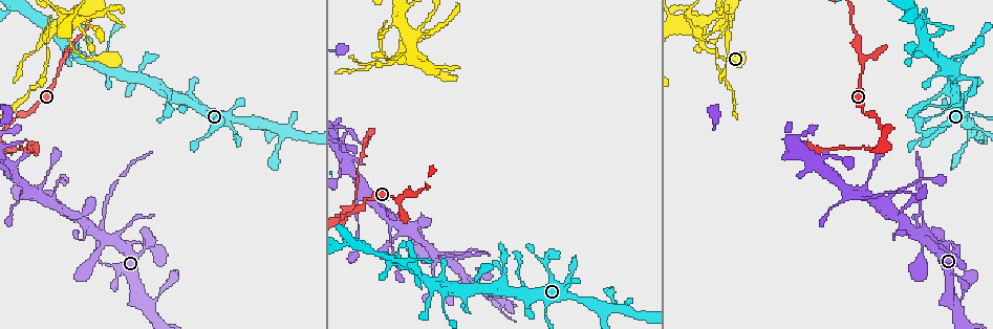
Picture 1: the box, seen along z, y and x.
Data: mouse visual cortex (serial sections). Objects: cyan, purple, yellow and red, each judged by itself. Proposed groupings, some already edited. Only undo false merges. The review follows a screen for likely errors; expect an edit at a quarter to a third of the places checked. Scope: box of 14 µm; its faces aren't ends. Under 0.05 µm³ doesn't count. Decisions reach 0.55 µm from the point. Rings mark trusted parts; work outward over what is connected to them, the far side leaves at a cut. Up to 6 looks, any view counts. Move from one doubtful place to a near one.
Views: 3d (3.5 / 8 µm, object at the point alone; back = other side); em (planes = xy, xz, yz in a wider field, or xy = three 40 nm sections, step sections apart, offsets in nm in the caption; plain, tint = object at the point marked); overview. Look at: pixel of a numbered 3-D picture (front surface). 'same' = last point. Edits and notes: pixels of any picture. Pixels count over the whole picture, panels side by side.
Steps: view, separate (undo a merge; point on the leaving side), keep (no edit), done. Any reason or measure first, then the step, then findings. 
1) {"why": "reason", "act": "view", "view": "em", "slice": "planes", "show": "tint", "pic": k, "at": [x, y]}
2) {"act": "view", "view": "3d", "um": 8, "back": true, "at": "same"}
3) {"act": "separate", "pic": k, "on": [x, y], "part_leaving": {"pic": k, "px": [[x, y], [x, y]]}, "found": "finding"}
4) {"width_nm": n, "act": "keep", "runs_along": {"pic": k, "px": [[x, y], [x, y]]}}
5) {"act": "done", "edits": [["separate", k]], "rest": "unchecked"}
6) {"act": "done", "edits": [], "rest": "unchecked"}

{"why": "calibre changes", "act": "view", "view": "3d", "um": 3.5, "pic": 1, "at": [423, 25]}

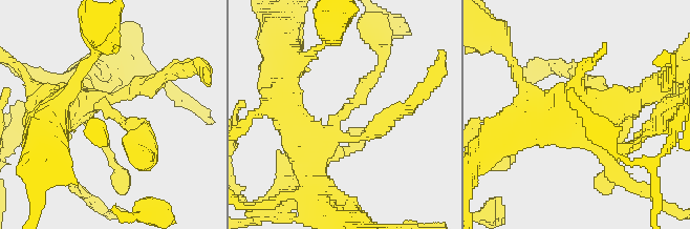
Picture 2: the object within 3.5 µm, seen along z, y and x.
{"arm_widths_nm": [150, 500], "why": "now the EM", "act": "view", "view": "em", "slice": "planes", "show": "tint", "pic": 2, "at": [344, 110]}

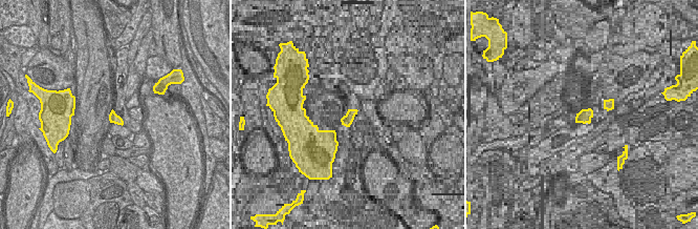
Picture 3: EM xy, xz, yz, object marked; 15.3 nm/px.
{"act": "keep", "runs_along": {"pic": 2, "px": [[300, 133], [309, 147], [332, 128], [381, 58]]}, "found": "all the same cell"}

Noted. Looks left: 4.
{"act": "view", "view": "3d", "um": 3.5, "back": true, "pic": 1, "at": [8, 125]}

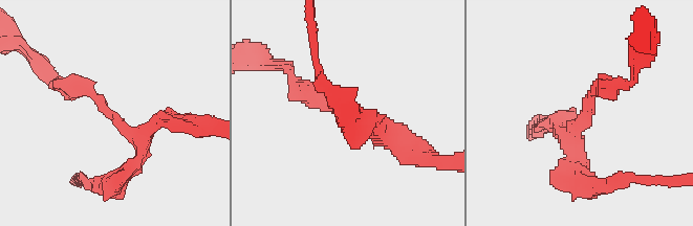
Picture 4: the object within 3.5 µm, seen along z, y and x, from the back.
{"act": "view", "view": "em", "slice": "xy", "step": 2, "show": "tint", "pic": 4, "at": [113, 113]}

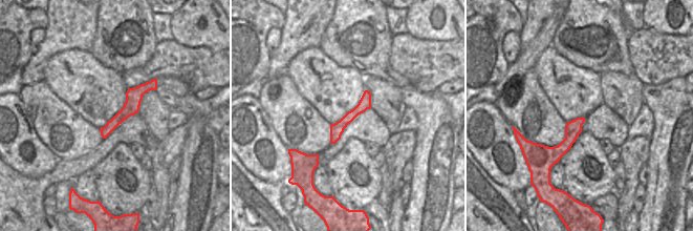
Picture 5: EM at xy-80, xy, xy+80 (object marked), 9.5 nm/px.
{"act": "keep", "runs_along": {"pic": 5, "px": [[154, 82], [133, 99], [104, 134]]}, "found": "continuous, no second cell"}

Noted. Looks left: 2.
{"act": "view", "view": "3d", "um": 3.5, "pic": 1, "at": [398, 196]}

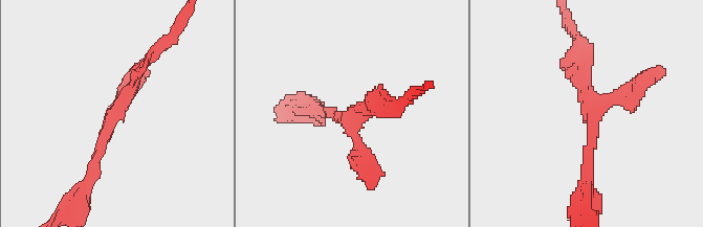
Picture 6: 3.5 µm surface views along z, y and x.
{"act": "view", "view": "em", "slice": "xy", "step": 5, "show": "tint", "pic": 6, "at": [592, 117]}

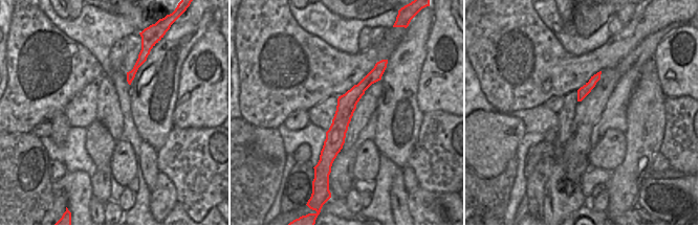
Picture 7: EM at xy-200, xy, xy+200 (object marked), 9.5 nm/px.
{"act": "keep", "found": "all the same cell"}

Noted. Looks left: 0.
{"act": "done", "edits": [], "rest": "unchecked"}

